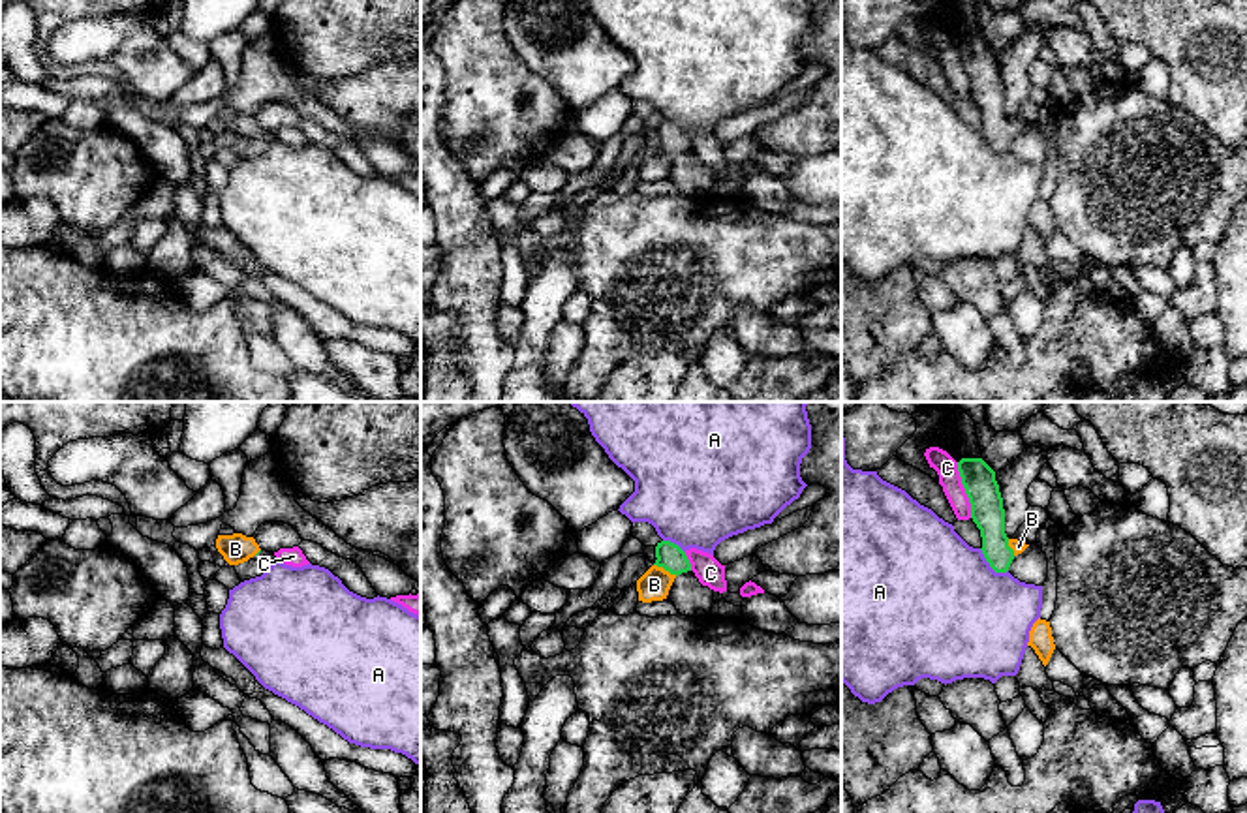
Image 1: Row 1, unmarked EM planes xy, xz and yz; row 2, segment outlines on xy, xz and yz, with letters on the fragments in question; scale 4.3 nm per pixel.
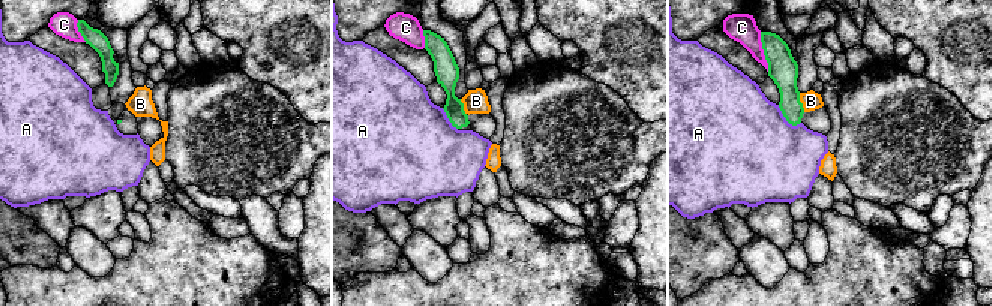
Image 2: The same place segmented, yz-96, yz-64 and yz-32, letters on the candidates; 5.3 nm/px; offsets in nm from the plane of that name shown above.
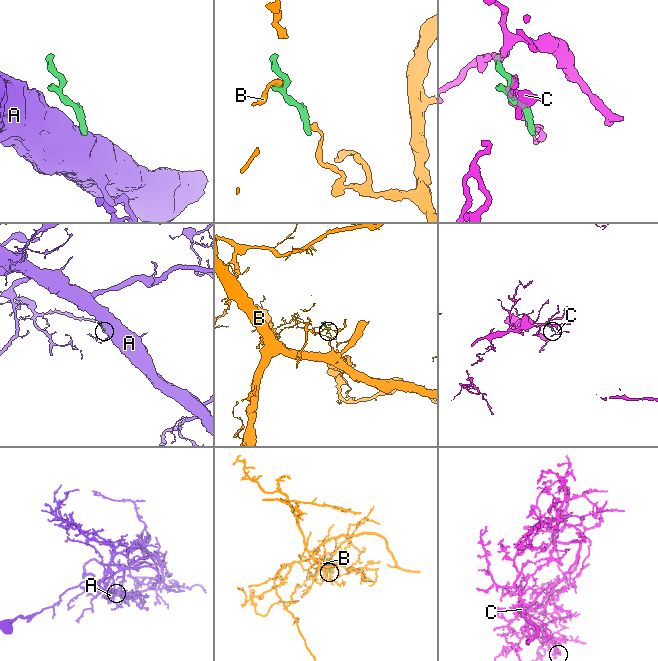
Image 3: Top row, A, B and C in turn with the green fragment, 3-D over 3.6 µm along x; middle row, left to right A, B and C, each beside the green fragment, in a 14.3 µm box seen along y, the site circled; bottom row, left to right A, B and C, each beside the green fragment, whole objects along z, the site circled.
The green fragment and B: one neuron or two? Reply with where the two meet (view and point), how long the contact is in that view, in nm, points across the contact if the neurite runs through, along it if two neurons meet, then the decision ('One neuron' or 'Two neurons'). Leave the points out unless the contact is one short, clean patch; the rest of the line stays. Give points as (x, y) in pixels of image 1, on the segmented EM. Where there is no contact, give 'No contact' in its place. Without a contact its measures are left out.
Touches green at xz (665, 569). Shared border 120 nm. Path across: xz (669, 556), (665, 569), (654, 584). One neuron

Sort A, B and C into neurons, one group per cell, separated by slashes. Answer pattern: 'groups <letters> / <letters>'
groups A / B / C

